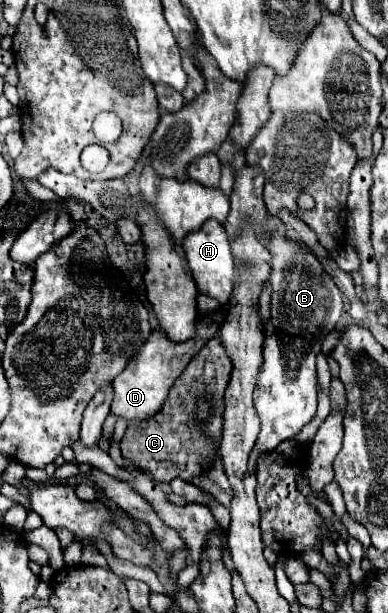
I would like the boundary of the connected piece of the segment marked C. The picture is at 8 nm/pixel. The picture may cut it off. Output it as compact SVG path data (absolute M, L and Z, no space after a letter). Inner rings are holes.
M215 336L209 344L201 348L199 354L195 354L195 358L191 358L183 374L171 386L169 396L163 402L161 410L151 418L147 418L149 422L127 426L127 432L121 438L121 454L125 466L135 464L159 482L165 480L169 482L173 478L191 480L193 476L199 476L203 472L201 462L207 460L221 442L223 392L227 388L229 378L231 378L231 358L227 358L227 352L223 350L223 340ZM205 394L215 404L215 414L213 418L207 420L207 426L201 426L195 418L195 406L197 398Z

